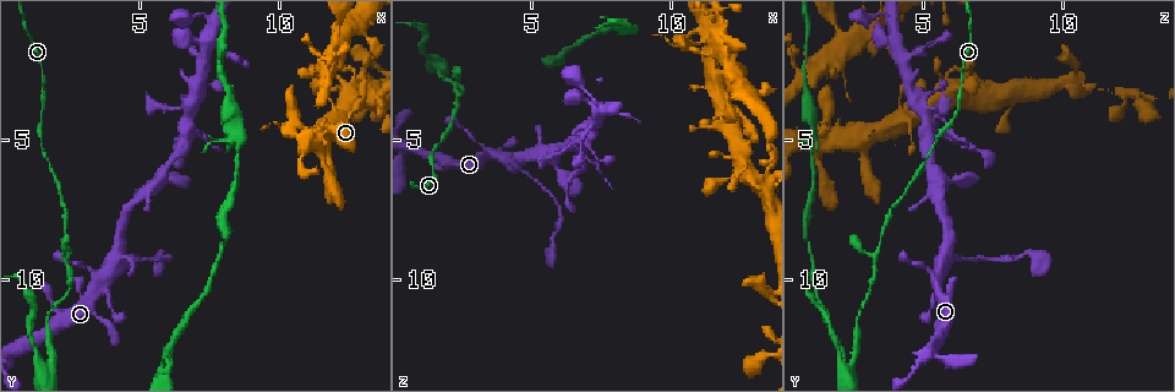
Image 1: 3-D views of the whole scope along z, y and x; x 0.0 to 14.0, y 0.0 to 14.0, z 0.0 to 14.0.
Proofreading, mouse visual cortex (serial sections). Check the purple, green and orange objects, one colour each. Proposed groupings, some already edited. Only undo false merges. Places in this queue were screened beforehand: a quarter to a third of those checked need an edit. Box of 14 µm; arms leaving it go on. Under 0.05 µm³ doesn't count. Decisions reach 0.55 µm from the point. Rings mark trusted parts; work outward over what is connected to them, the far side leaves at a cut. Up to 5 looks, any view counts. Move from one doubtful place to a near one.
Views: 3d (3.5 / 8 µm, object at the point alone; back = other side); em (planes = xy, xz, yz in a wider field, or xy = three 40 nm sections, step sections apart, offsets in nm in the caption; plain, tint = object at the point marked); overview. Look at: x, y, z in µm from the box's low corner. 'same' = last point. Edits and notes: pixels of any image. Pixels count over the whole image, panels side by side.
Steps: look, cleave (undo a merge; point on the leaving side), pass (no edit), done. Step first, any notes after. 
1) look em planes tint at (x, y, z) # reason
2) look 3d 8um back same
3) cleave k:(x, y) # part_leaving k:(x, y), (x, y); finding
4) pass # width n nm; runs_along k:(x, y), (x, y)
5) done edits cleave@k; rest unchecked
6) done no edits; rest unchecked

look em xy step 3 tint at (10.6, 4.4, 1.6) # arms part here

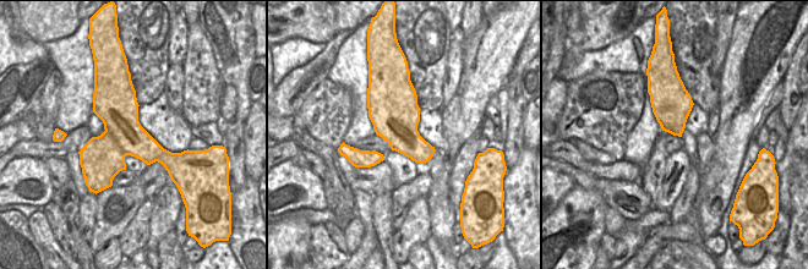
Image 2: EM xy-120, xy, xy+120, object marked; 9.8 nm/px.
look 3d 3.5um same # wider look

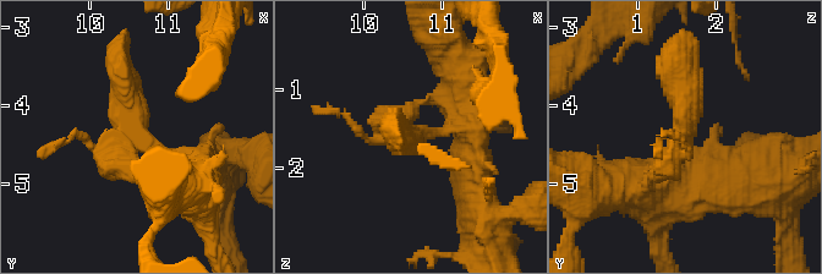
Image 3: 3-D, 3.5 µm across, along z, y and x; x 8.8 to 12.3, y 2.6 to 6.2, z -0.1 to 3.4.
cleave 3:(75, 132) # two cells meet here

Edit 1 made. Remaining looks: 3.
look 3d 3.5um at (12.3, 3.1, 6.3) # a narrow waist

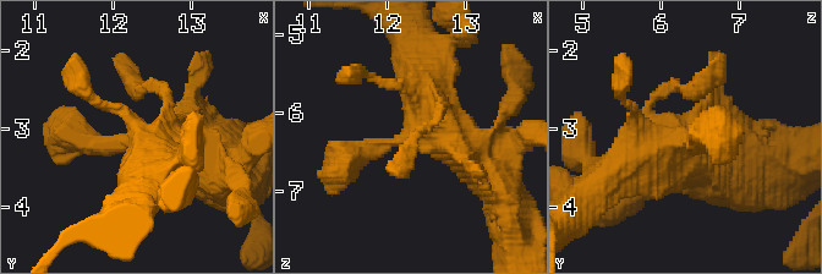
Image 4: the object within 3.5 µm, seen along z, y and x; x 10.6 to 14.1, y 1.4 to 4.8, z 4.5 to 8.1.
look em planes tint at (12.35, 3.15, 6.20) # now the EM

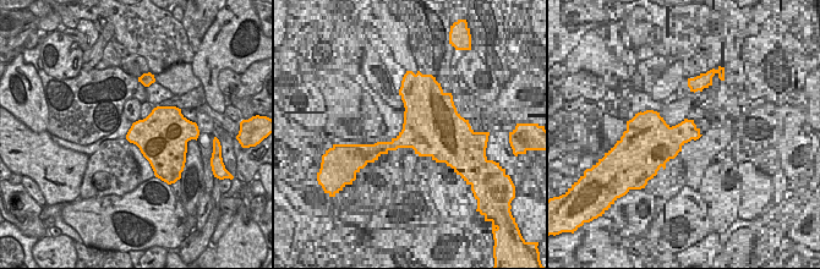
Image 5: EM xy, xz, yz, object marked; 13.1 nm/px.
pass # runs_along 4:(418, 49), (445, 137), (487, 165); all the same cell

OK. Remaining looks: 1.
done edits cleave@3; rest unchecked

